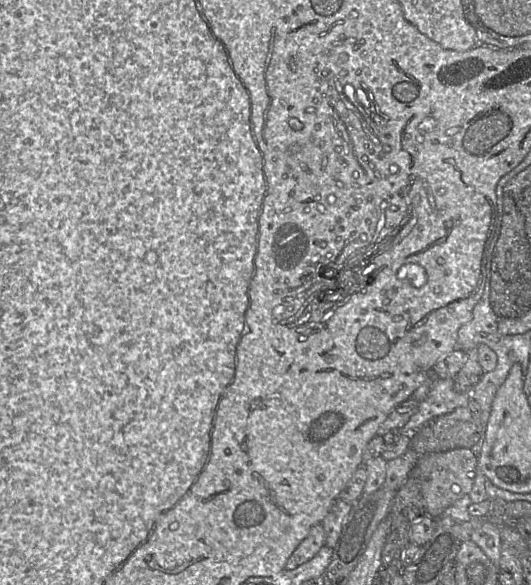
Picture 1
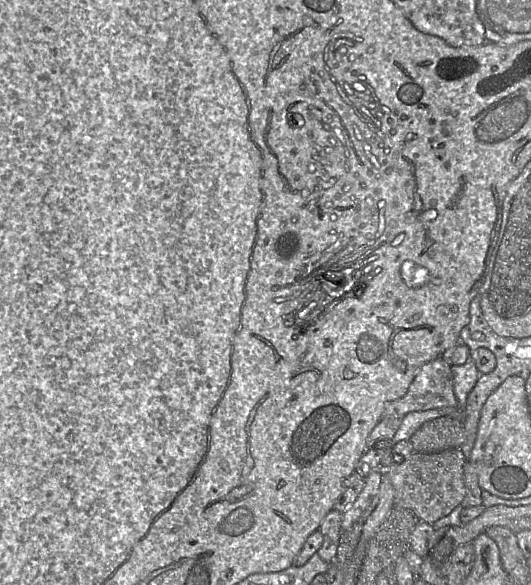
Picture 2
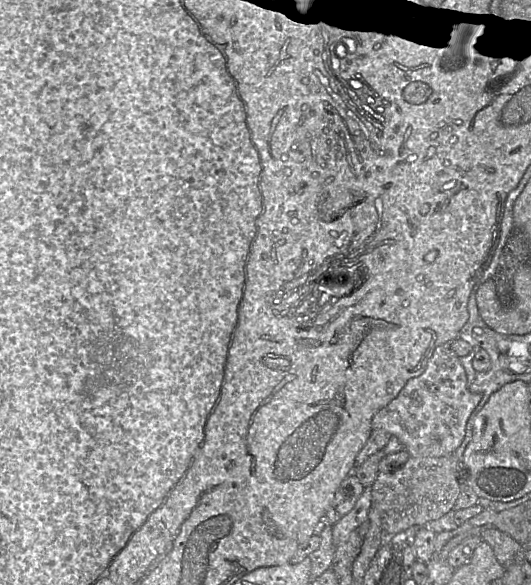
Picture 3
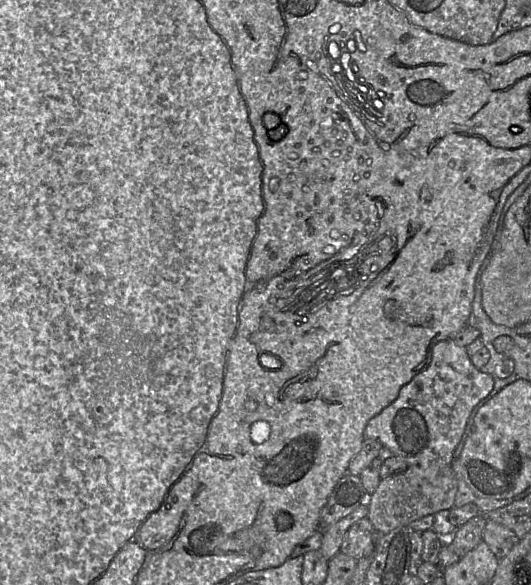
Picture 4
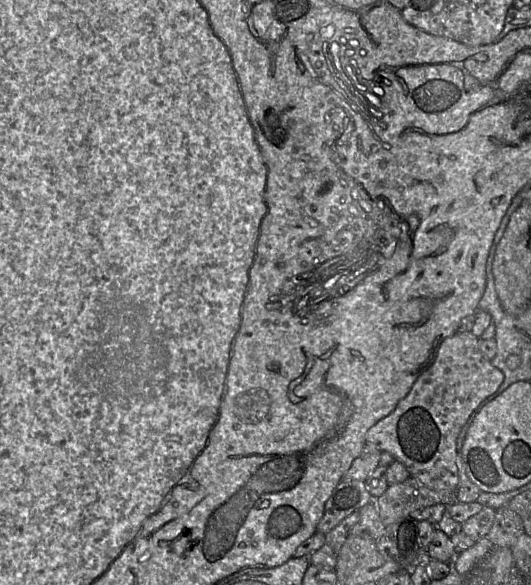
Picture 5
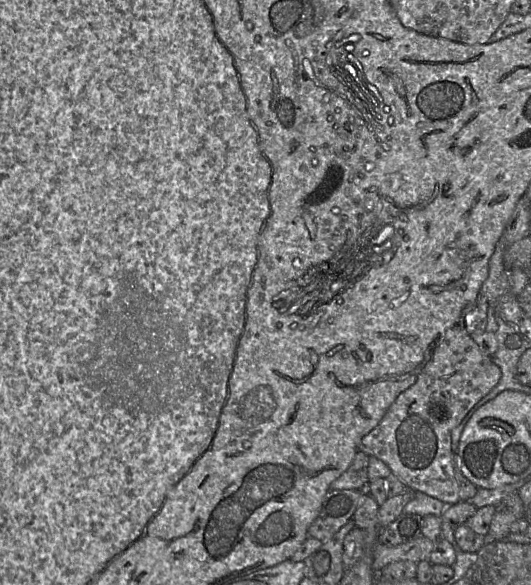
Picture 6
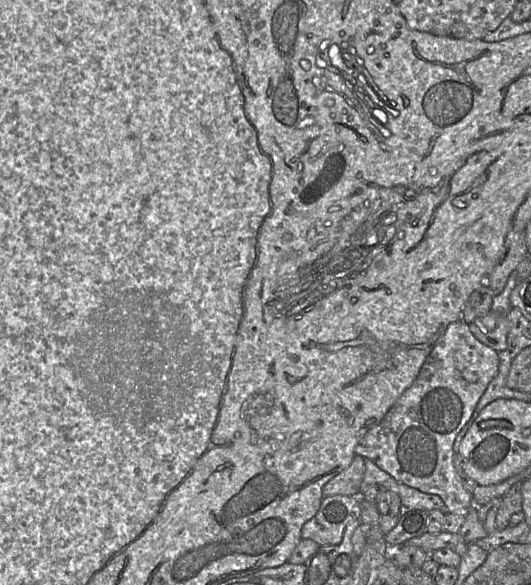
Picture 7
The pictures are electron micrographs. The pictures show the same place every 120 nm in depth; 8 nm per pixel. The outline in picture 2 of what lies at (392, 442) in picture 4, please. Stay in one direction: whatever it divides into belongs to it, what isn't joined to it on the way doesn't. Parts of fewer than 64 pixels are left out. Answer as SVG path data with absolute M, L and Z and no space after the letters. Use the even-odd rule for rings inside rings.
M439 357L421 367L402 398L386 403L384 414L403 418L413 411L456 406L451 365Z

